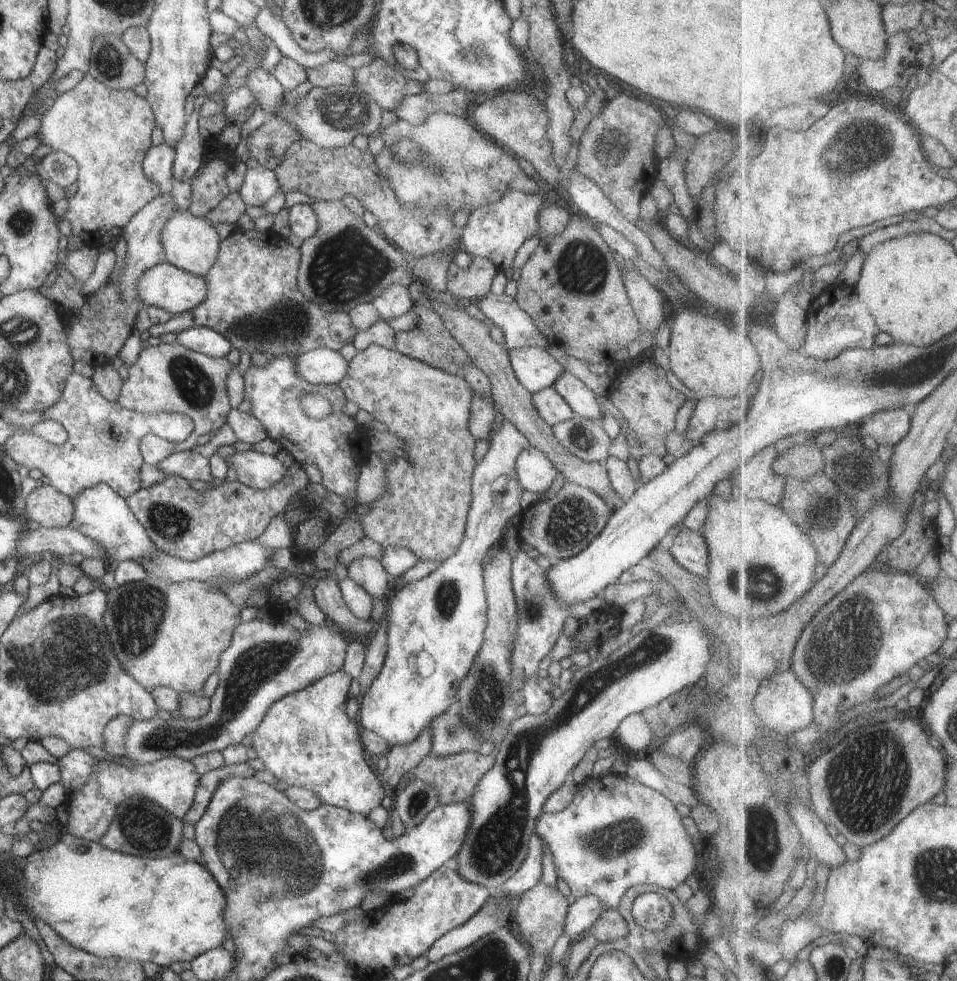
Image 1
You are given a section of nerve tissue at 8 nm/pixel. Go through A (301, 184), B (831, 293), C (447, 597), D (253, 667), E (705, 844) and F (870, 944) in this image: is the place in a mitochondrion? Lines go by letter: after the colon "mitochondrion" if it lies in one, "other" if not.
A: other
B: other
C: mitochondrion
D: mitochondrion
E: other
F: other

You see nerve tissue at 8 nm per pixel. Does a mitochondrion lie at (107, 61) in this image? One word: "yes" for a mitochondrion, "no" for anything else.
yes

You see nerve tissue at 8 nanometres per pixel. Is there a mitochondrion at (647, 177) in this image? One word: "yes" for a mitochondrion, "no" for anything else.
no

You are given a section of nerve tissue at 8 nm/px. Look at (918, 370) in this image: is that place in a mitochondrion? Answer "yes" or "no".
yes

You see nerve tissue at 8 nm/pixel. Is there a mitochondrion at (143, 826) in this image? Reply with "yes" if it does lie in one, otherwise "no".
yes

